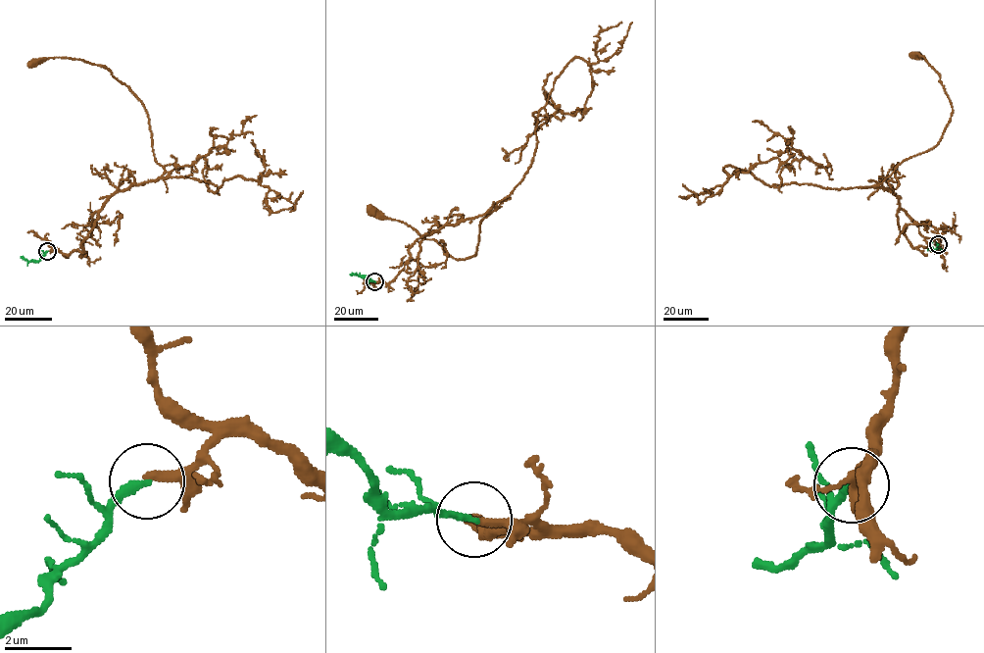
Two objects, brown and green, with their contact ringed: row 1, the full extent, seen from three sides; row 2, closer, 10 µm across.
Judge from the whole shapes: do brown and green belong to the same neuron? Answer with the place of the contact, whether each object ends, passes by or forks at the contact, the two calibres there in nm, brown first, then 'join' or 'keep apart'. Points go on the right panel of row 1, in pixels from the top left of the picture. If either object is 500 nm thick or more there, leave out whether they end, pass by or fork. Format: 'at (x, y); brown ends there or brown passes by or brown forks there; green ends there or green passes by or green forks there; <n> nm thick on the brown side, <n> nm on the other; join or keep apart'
at (938, 244); brown ends there; green ends there; 220 nm thick on the brown side, 200 nm on the other; join

